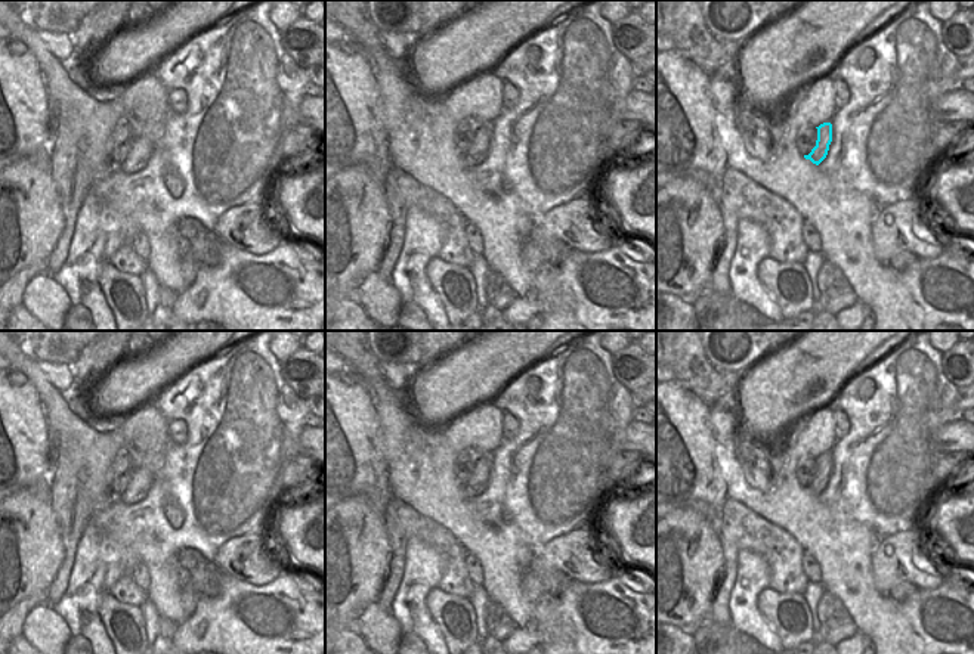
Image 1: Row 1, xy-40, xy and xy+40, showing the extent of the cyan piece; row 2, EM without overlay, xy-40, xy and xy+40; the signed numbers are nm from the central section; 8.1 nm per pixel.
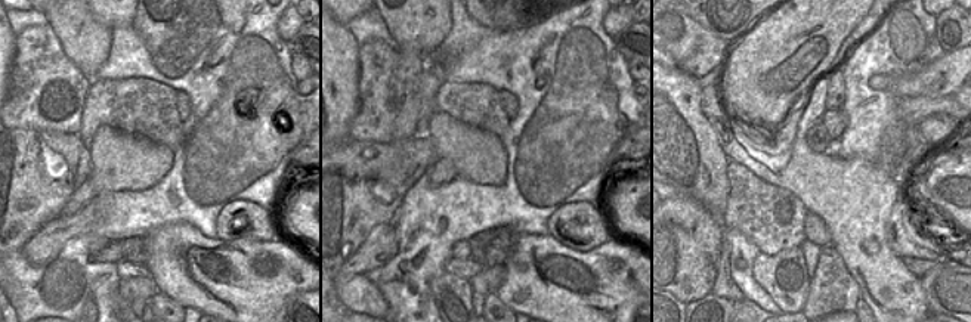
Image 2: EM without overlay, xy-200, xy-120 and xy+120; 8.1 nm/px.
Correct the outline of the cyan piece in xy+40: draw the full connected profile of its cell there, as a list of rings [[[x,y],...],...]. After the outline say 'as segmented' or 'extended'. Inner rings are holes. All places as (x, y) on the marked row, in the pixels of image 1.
[[[823,123],[816,128],[817,128],[816,146],[811,149],[808,155],[804,155],[804,158],[819,165],[826,158],[829,145],[832,142],[832,124]]]; as segmented

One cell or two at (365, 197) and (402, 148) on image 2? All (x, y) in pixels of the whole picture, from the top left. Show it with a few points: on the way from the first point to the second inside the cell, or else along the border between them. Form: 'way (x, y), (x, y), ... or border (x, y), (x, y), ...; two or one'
way (385, 198), (393, 198), (410, 182), (411, 167); one

